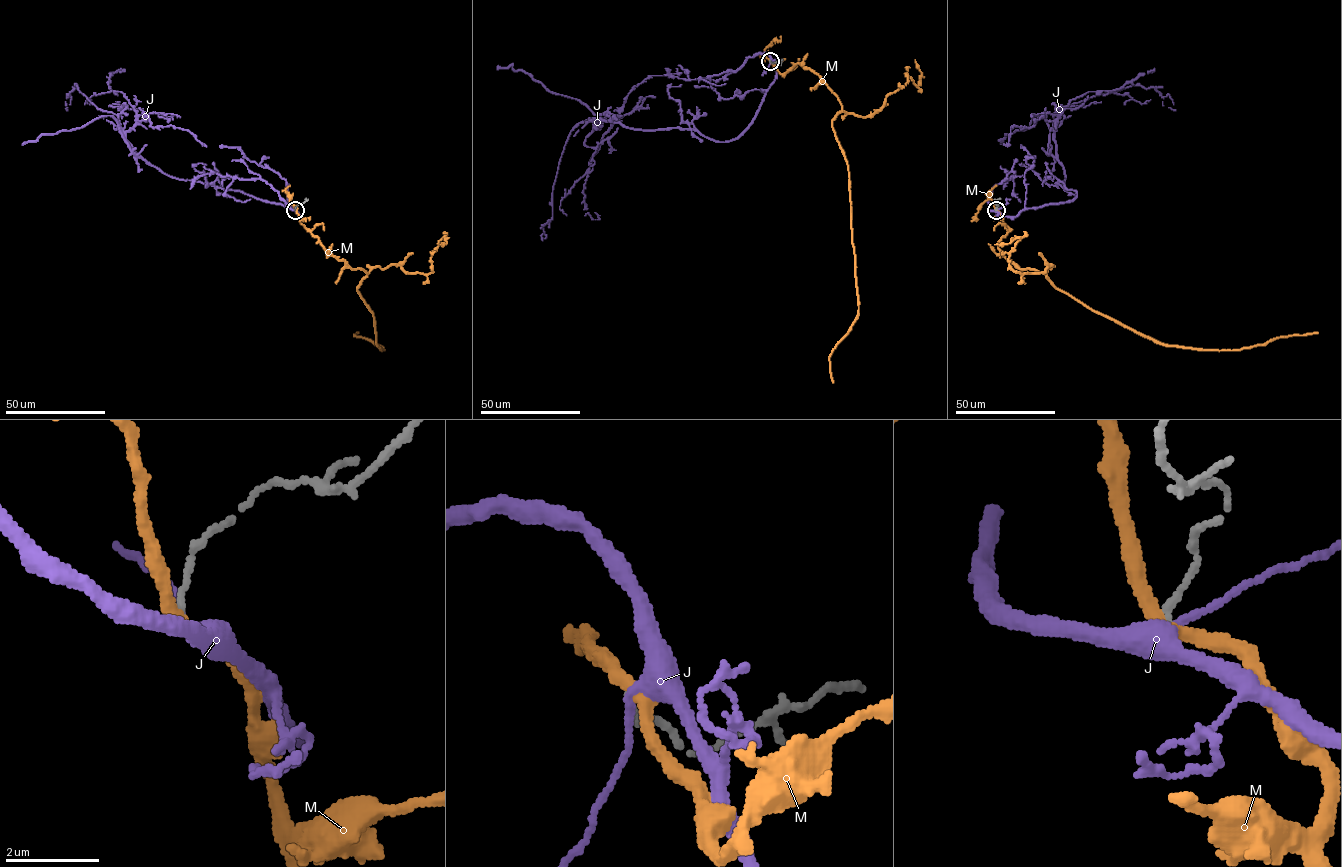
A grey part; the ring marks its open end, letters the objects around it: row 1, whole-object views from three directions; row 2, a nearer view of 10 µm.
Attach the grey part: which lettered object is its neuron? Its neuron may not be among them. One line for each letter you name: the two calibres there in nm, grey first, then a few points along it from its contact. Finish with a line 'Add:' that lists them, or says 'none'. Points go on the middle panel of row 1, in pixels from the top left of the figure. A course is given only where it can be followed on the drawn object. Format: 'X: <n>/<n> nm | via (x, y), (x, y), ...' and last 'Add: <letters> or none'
Add: none

